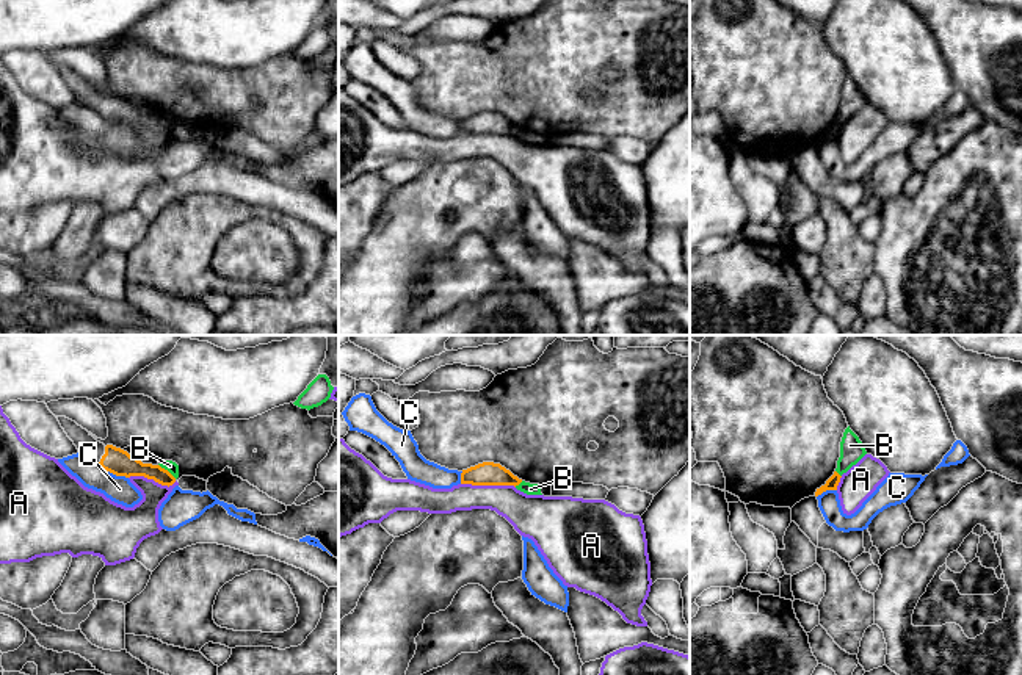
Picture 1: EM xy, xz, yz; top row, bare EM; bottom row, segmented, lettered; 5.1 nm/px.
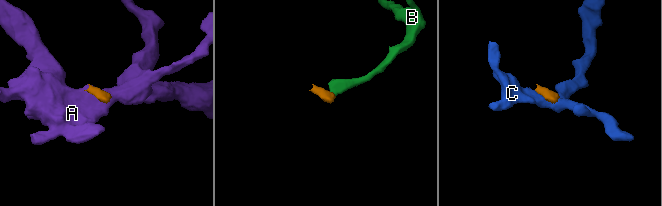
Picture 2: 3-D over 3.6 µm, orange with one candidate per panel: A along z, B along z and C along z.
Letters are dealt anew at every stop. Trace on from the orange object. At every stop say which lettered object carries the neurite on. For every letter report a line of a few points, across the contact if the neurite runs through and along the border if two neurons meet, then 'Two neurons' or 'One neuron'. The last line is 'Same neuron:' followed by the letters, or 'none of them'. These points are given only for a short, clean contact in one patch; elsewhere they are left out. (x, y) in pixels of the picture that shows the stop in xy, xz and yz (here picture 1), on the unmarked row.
A: Line: xz (461, 132), (511, 133), (514, 137). Two neurons
B: Line: xy (159, 113), (176, 127). Two neurons
C: Line: xy (97, 113), (127, 127). Two neurons
Same neuron: none of them

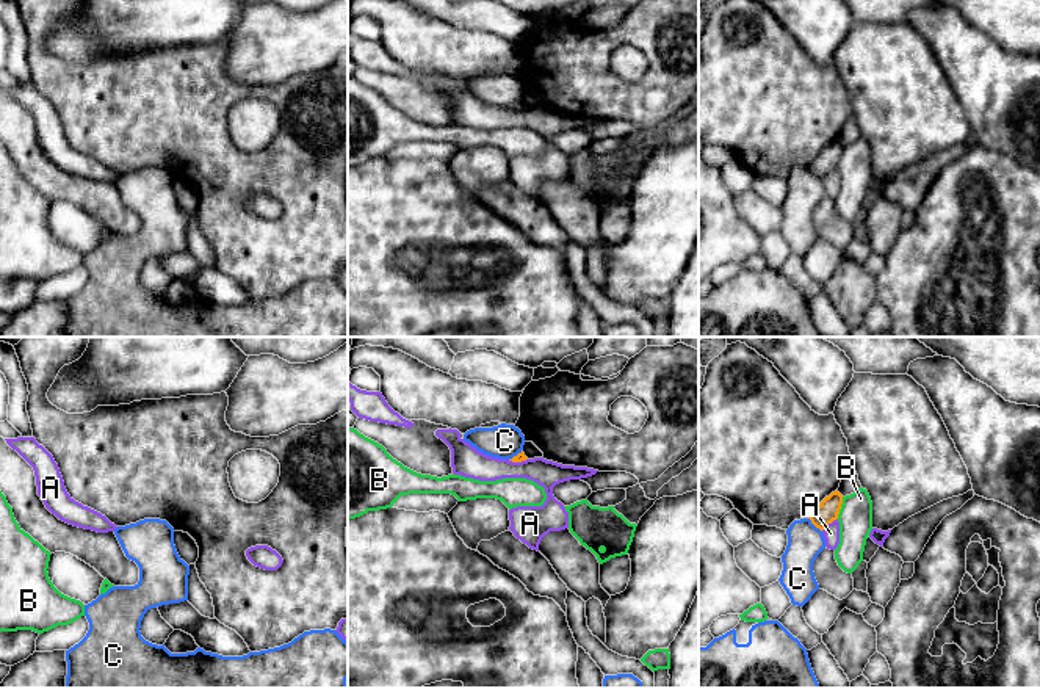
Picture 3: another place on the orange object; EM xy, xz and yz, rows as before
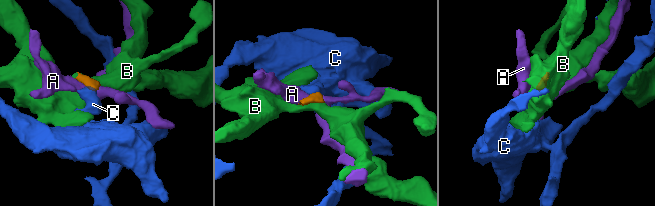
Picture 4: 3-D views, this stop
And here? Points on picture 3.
A: Line: yz (837, 166), (821, 179). Two neurons
B: Line: yz (843, 146), (837, 166). Two neurons
C: Line: yz (808, 166), (821, 181). Two neurons
Same neuron: none of them

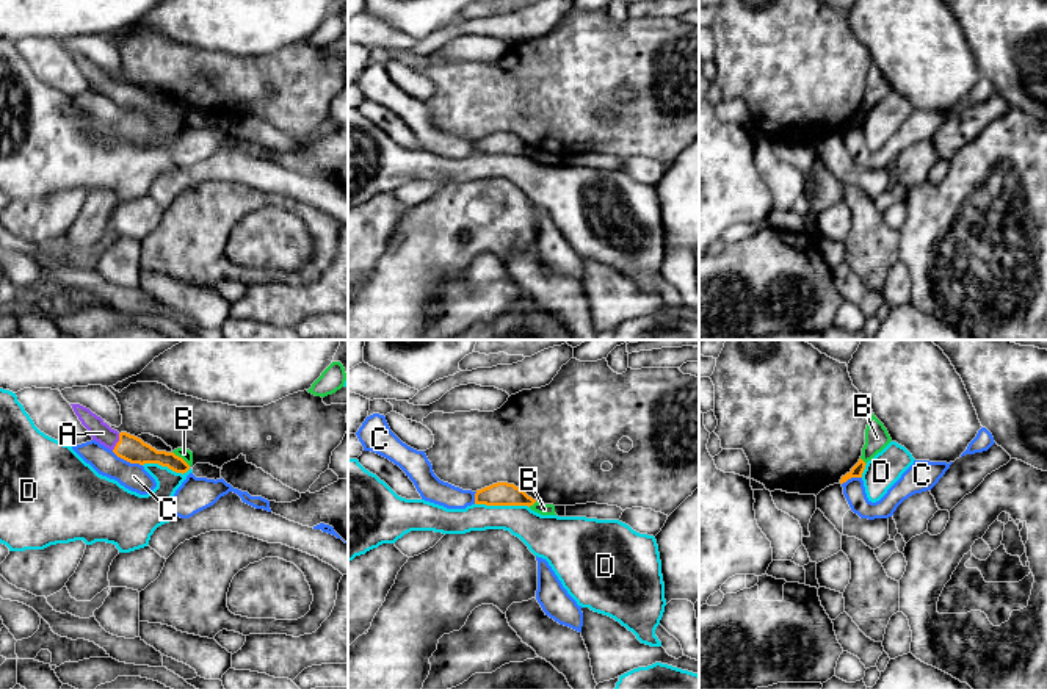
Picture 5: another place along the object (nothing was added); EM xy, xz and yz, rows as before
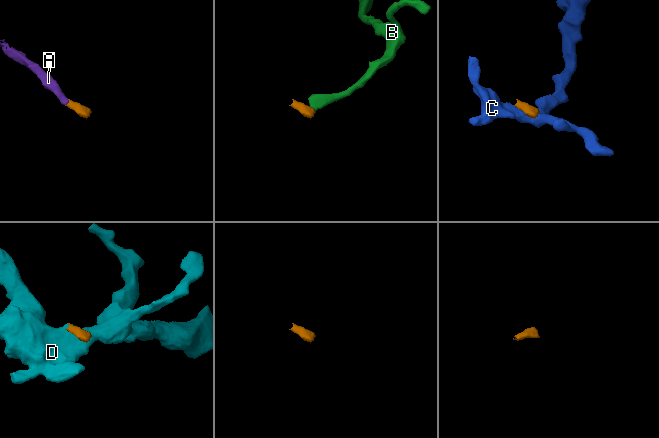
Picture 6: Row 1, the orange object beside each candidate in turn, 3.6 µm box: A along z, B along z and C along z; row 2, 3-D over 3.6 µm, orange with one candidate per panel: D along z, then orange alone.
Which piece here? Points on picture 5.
A: Line: xy (130, 97), (118, 91), (102, 82). One neuron
B: Line: xy (173, 101), (190, 115). Two neurons
C: Line: xy (112, 101), (141, 115). Two neurons
D: Line: xz (475, 152), (525, 154), (528, 157). Two neurons
Same neuron: A

